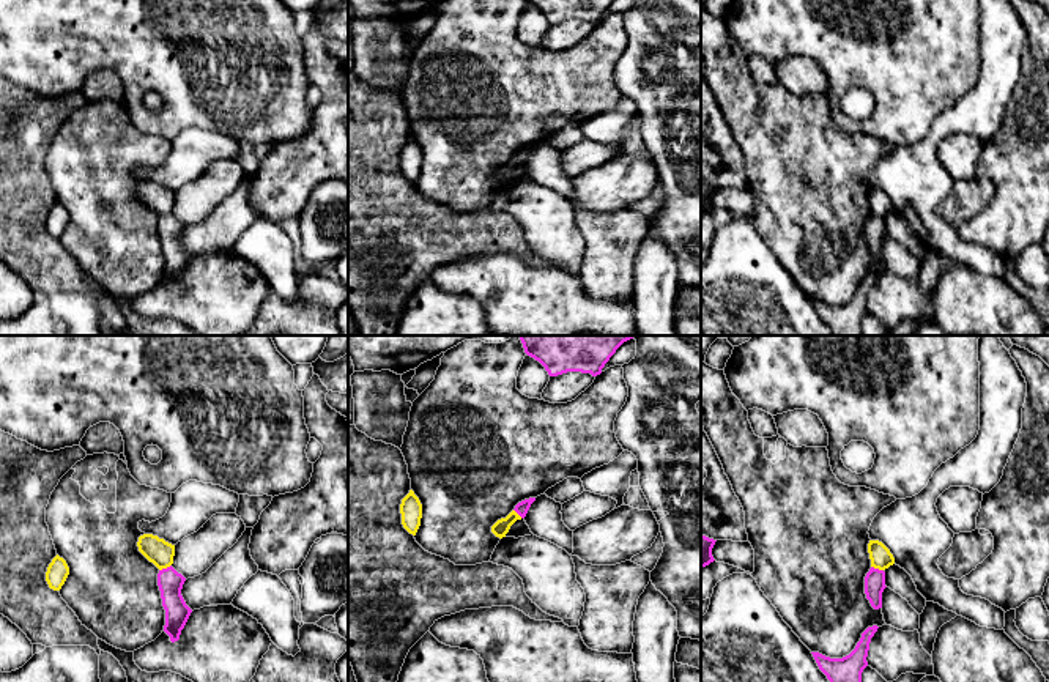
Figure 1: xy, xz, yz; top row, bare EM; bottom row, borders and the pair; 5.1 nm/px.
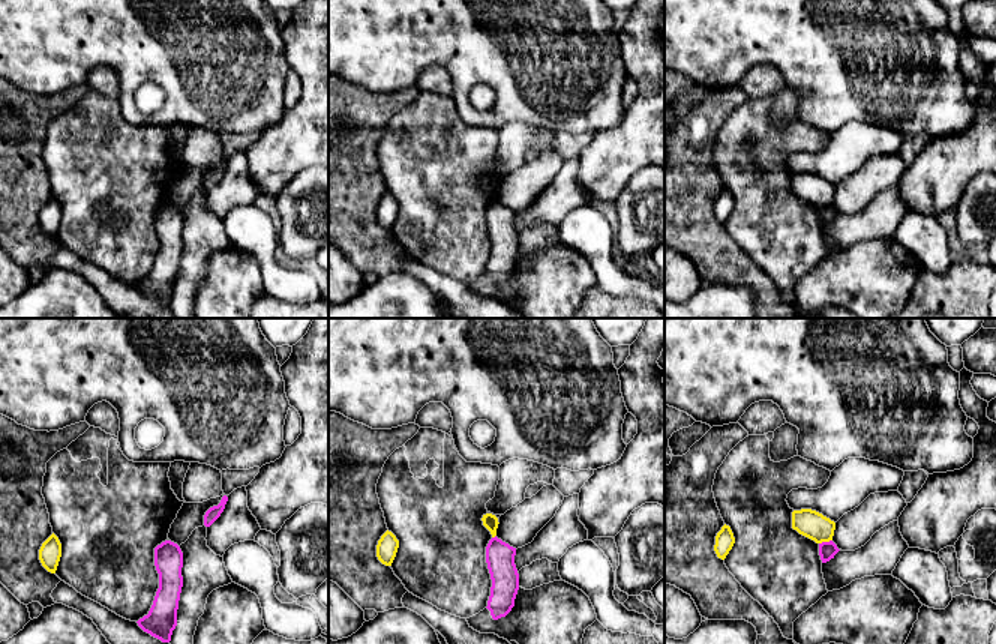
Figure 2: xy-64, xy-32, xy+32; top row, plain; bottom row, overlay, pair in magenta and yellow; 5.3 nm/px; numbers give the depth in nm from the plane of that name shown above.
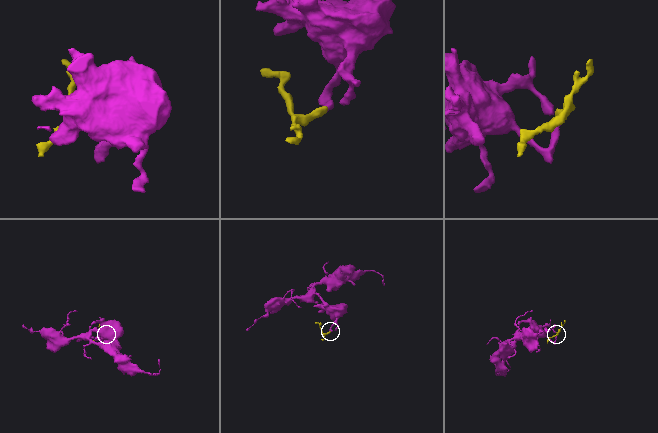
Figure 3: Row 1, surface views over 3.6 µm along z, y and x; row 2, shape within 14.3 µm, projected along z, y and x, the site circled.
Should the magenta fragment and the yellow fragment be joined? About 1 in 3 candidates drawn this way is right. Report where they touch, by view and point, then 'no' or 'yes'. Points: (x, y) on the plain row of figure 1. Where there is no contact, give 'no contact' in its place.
contact xy (164, 216); no

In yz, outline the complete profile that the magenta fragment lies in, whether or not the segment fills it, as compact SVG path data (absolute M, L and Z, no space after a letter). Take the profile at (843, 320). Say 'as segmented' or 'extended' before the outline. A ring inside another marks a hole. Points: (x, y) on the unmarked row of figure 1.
as segmented; M877 272L868 274L855 296L843 306L830 306L819 299L811 299L819 317L827 323L833 335L862 335L862 320L868 313L866 304L869 290Z

